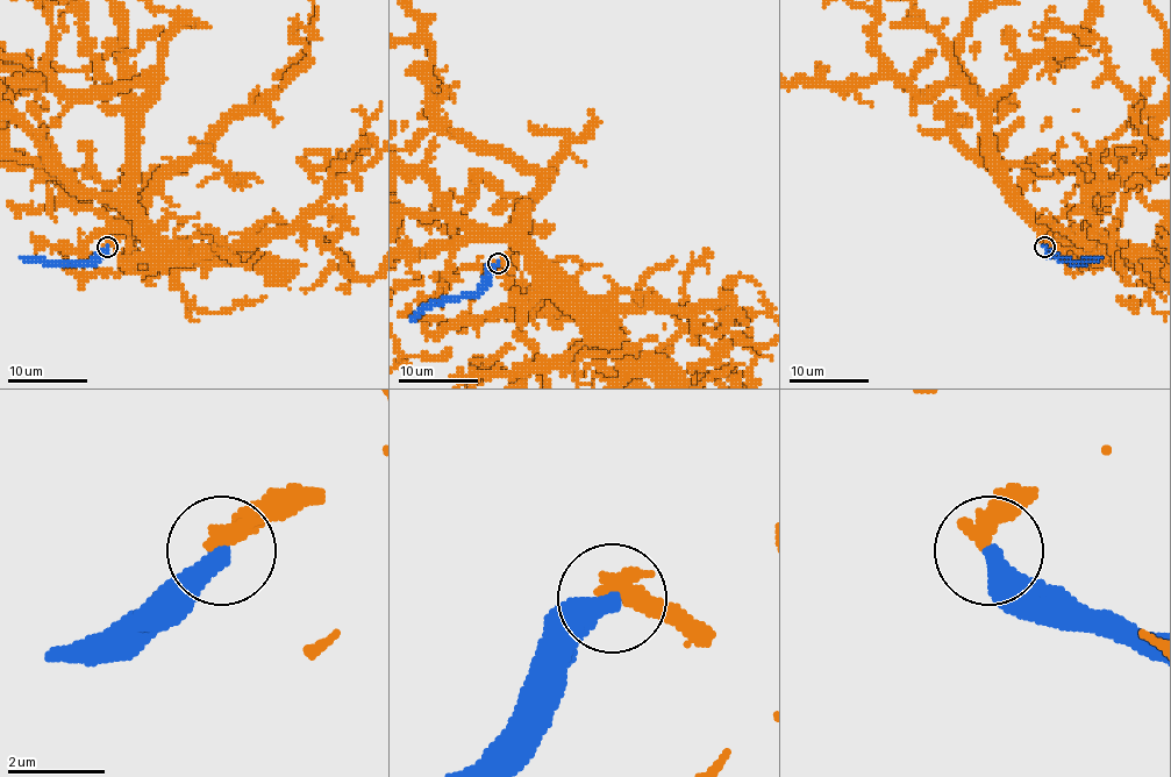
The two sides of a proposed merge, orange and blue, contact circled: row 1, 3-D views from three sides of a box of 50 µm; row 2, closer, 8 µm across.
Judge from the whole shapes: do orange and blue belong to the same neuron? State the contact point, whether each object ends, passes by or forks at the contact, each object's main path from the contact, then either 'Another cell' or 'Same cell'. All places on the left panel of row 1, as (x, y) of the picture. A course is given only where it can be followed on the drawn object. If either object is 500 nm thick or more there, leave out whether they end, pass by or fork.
Place: (107, 247). At the ring orange ends. At the ring blue ends. Course of blue: (108, 247), (84, 262), (19, 258). Another cell

